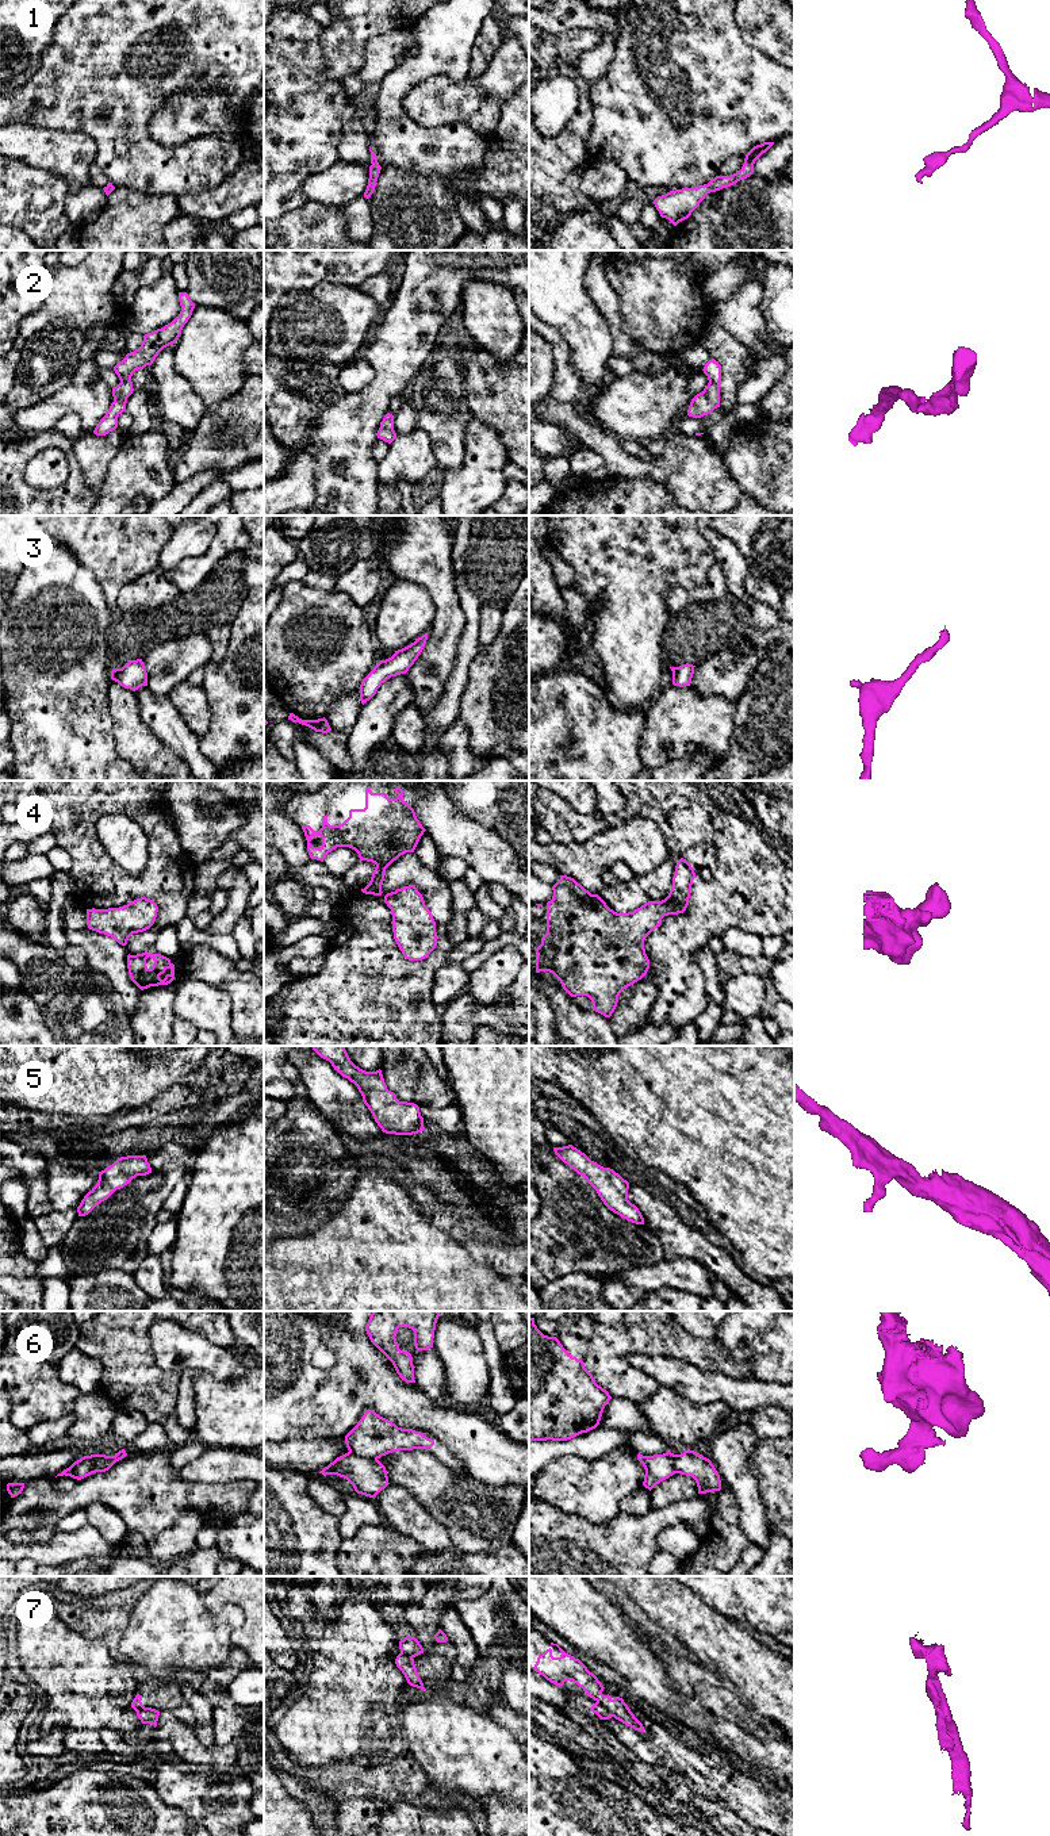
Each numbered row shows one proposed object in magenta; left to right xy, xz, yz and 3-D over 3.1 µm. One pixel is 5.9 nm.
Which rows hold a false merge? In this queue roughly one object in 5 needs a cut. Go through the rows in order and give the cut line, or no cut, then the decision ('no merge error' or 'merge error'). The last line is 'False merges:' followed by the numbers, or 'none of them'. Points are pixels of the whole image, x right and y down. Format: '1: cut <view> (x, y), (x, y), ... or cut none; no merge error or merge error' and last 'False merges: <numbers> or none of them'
1: cut none; no merge error
2: cut none; no merge error
3: cut none; no merge error
4: cut none; no merge error
5: cut none; no merge error
6: cut xz (349, 1451), (376, 1460); merge error
7: cut yz (597, 1701), (612, 1716); merge error
False merges: 6, 7

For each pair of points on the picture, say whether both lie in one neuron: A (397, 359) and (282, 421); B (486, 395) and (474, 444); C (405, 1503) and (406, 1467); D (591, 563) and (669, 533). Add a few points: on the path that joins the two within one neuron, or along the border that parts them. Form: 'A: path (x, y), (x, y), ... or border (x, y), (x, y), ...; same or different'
A: border (347, 393), (322, 413); different
B: border (472, 414), (491, 426), (502, 441); different
C: border (390, 1483), (405, 1487), (426, 1511); different
D: path (610, 545), (623, 533), (650, 533); same

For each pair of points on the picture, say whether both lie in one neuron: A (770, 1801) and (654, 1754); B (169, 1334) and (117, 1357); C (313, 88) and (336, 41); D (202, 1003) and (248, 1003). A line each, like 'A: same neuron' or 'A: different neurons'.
A: same neuron
B: different neurons
C: different neurons
D: different neurons

